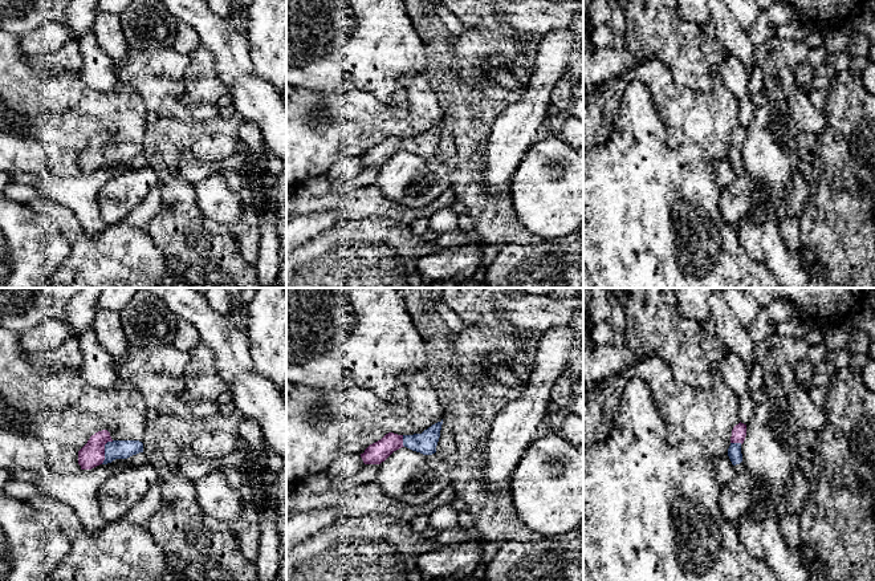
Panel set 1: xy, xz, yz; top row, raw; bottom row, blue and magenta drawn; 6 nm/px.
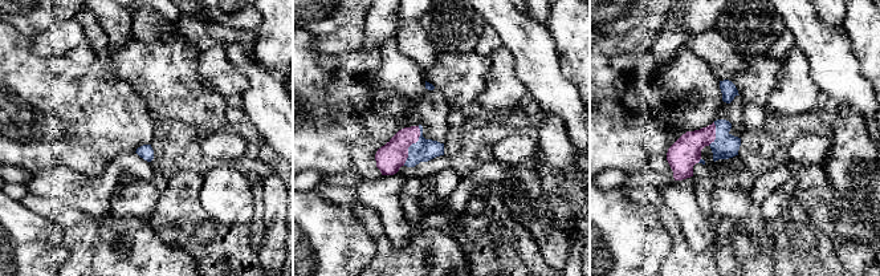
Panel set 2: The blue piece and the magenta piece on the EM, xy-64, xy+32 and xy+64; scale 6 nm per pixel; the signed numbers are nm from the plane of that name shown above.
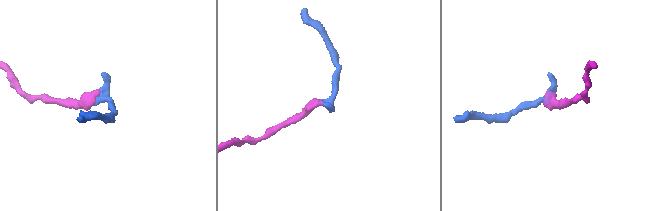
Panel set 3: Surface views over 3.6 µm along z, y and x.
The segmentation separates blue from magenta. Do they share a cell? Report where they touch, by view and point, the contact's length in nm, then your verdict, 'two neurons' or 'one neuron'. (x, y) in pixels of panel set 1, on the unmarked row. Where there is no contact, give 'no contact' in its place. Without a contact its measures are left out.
meets blue in xy at (105, 153); contact 160 nm long; one neuron

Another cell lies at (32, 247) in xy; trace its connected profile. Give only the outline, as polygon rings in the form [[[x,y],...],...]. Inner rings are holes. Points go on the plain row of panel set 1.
[[[0,192],[0,288],[53,288],[53,276],[69,253],[53,219]]]

